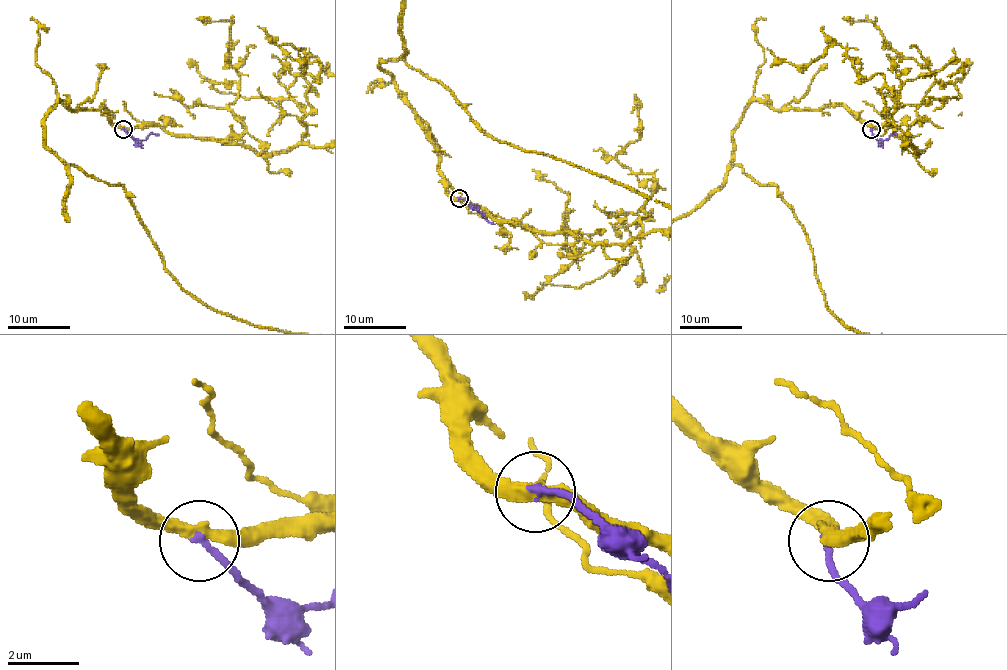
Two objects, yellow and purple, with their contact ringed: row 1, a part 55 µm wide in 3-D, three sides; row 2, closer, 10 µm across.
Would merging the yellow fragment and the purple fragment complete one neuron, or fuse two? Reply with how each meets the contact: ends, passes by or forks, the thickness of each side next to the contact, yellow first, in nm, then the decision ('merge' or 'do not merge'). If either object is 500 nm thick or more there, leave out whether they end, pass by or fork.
yellow passes by | purple ends | 400/190 nm | do not merge

